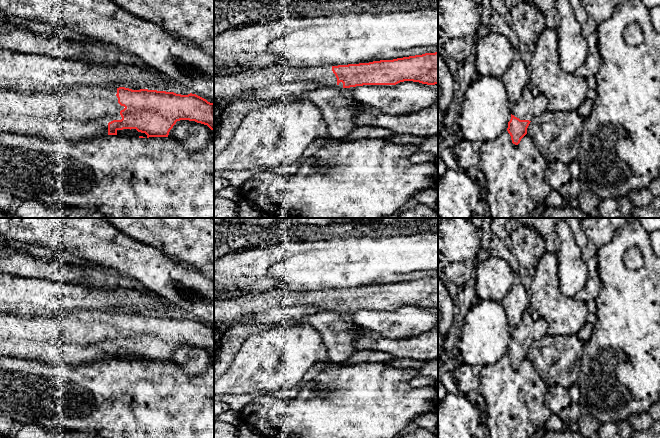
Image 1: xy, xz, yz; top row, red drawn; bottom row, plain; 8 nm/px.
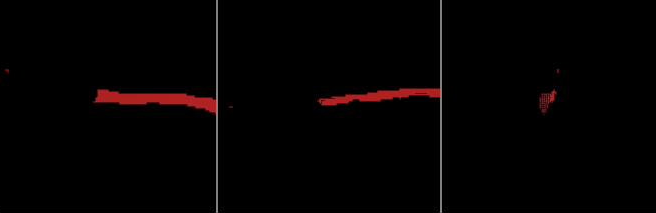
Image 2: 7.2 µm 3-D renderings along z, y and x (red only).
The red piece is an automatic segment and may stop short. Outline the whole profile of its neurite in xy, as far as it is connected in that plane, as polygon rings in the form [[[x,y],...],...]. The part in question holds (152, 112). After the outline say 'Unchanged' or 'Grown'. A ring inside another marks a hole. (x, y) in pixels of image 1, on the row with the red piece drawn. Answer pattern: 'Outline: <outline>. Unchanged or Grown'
Outline: [[[0,87],[0,132],[39,135],[50,140],[83,140],[107,135],[117,135],[118,130],[136,129],[149,137],[168,137],[170,130],[180,120],[195,121],[214,131],[214,103],[196,95],[181,95],[157,90],[132,90],[125,87],[74,87],[60,91],[23,92]]]. Grown

